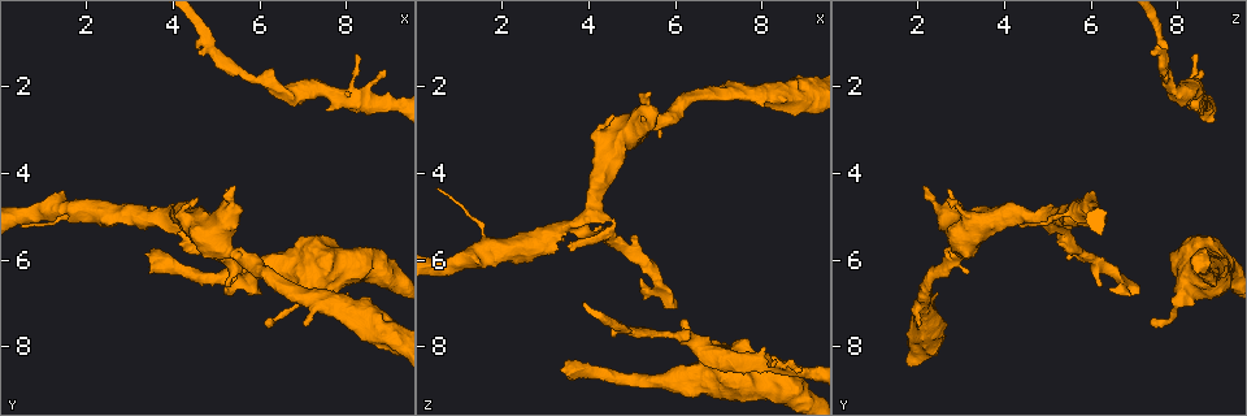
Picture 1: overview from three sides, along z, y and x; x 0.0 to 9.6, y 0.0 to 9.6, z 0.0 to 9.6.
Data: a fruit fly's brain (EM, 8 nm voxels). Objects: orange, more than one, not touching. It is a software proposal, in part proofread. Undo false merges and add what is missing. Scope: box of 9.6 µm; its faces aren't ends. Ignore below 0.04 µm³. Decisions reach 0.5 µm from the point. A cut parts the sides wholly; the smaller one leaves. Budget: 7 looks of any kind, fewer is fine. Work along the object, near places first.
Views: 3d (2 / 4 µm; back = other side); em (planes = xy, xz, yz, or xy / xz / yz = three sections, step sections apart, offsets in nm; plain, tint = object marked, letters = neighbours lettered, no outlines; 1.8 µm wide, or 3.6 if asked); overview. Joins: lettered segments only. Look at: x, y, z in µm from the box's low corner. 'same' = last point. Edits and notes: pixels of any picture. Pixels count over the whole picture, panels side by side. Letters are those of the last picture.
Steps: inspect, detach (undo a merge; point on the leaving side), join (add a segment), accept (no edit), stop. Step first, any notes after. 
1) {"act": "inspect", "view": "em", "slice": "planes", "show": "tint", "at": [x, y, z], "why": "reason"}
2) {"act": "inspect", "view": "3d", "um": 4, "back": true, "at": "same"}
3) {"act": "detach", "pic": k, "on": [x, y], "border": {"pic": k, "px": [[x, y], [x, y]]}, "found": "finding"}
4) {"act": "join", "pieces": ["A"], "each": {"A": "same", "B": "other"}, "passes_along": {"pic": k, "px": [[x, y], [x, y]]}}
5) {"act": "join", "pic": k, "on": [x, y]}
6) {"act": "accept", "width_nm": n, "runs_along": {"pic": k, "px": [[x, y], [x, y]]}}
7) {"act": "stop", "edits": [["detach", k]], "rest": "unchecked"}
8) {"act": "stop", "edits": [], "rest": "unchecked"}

{"act": "inspect", "view": "em", "slice": "xz", "step": 16, "show": "letters", "at": [8.95, 1.70, 8.60], "why": "branch stops here"}

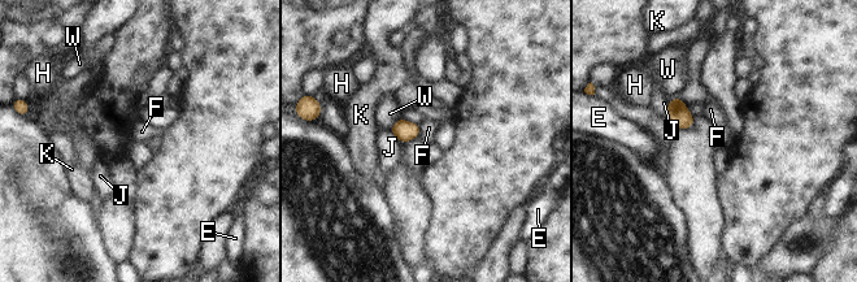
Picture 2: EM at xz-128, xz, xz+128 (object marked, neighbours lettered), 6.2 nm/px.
{"act": "accept", "each": {"E": "other", "F": "other", "H": "other", "J": "other", "K": "other", "W": "other"}, "border": {"pic": 2, "px": [[417, 125], [420, 135]]}, "found": "no lettered segment goes on from it"}

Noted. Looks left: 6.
{"act": "inspect", "view": "em", "slice": "planes", "show": "letters", "at": [3.40, 5.85, 8.50], "why": "end of a long branch"}

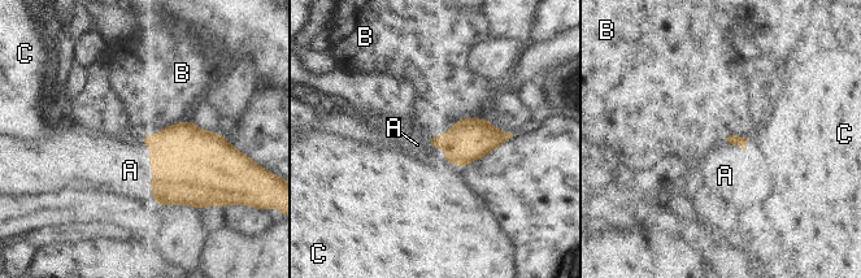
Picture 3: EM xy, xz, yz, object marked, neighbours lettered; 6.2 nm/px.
{"act": "join", "pieces": ["A"], "longest_contact_nm": ["A", 420], "each": {"A": "same", "B": "other", "C": "other"}, "found": "the neuron continues"}

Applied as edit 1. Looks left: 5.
{"act": "stop", "edits": [["join", 3]], "rest": "unchecked"}

